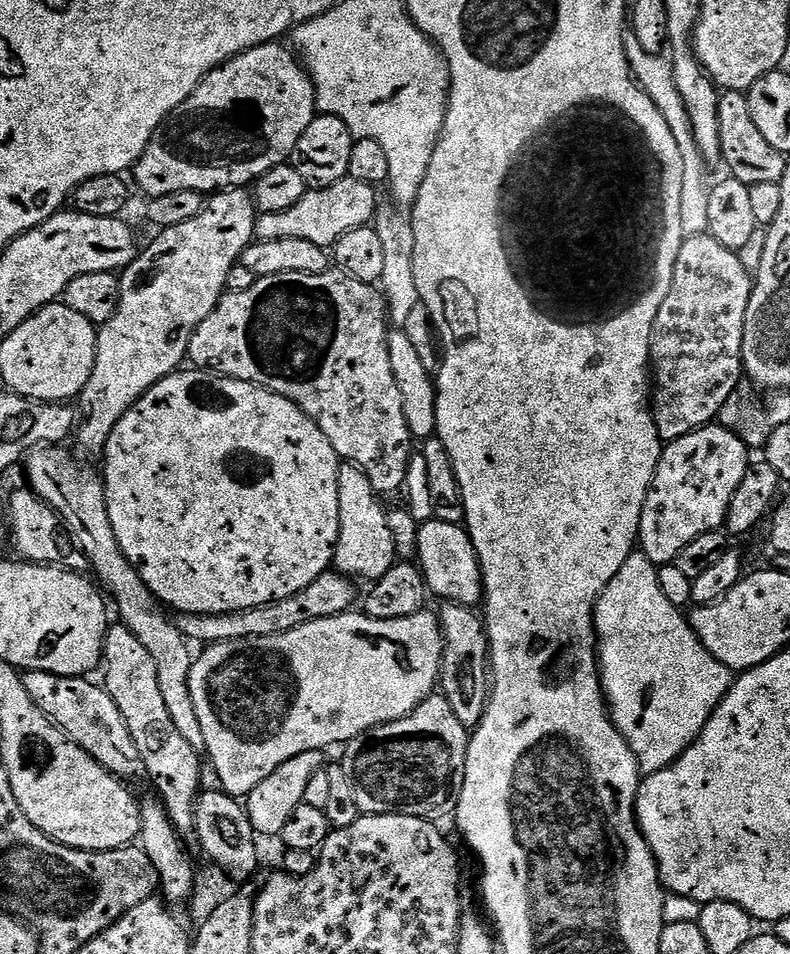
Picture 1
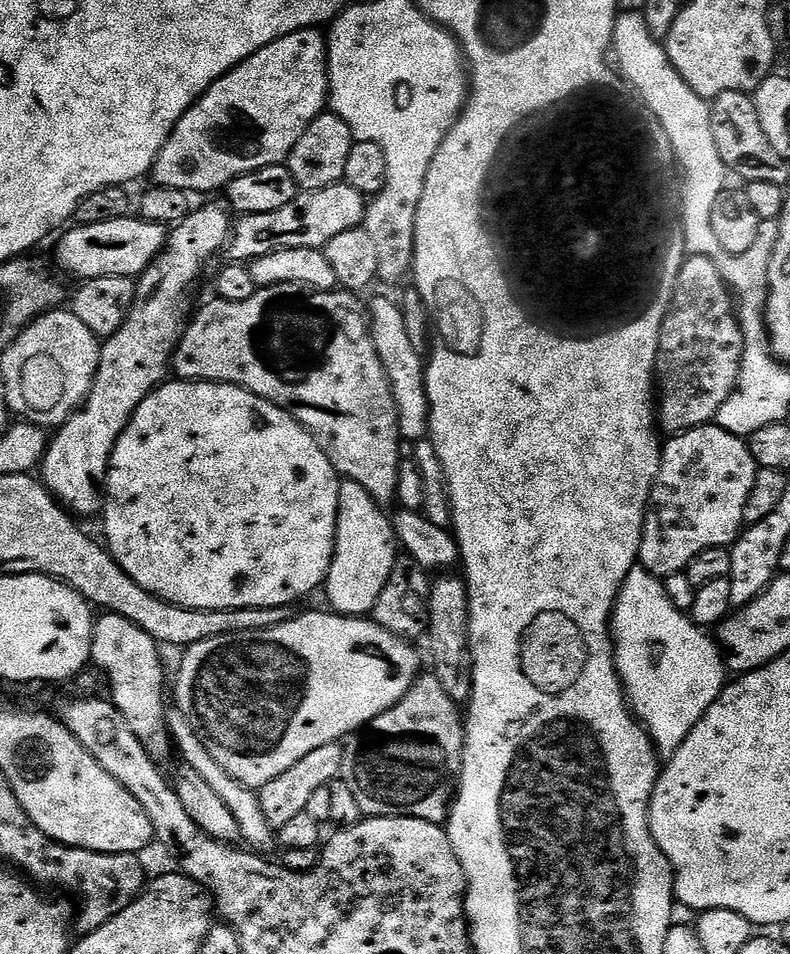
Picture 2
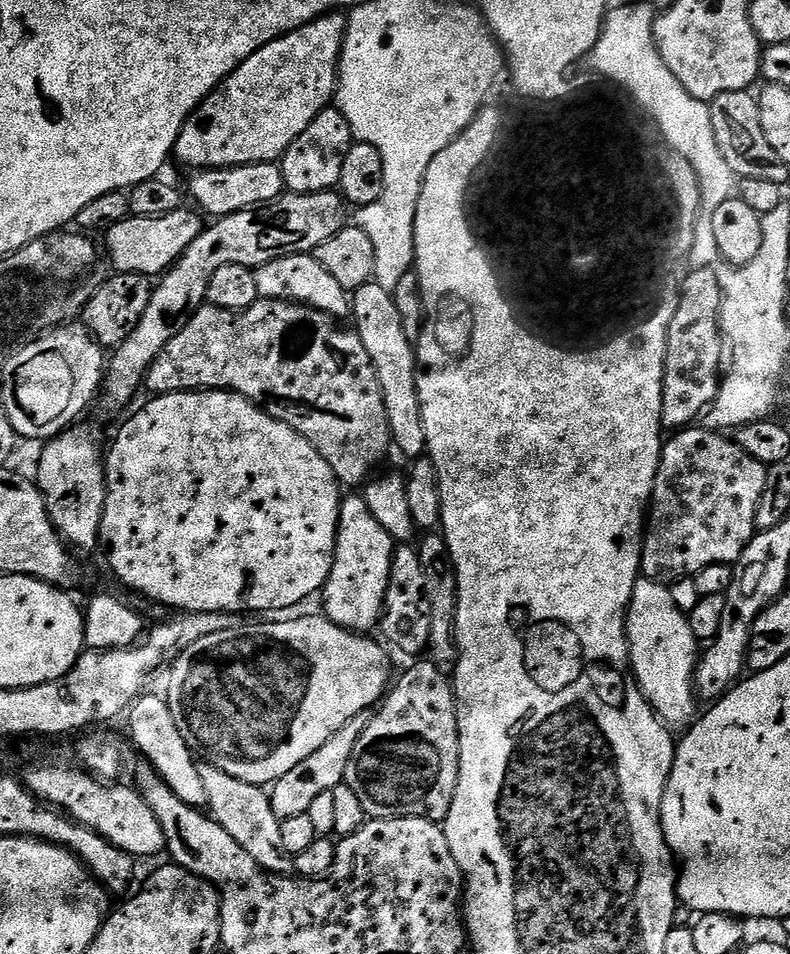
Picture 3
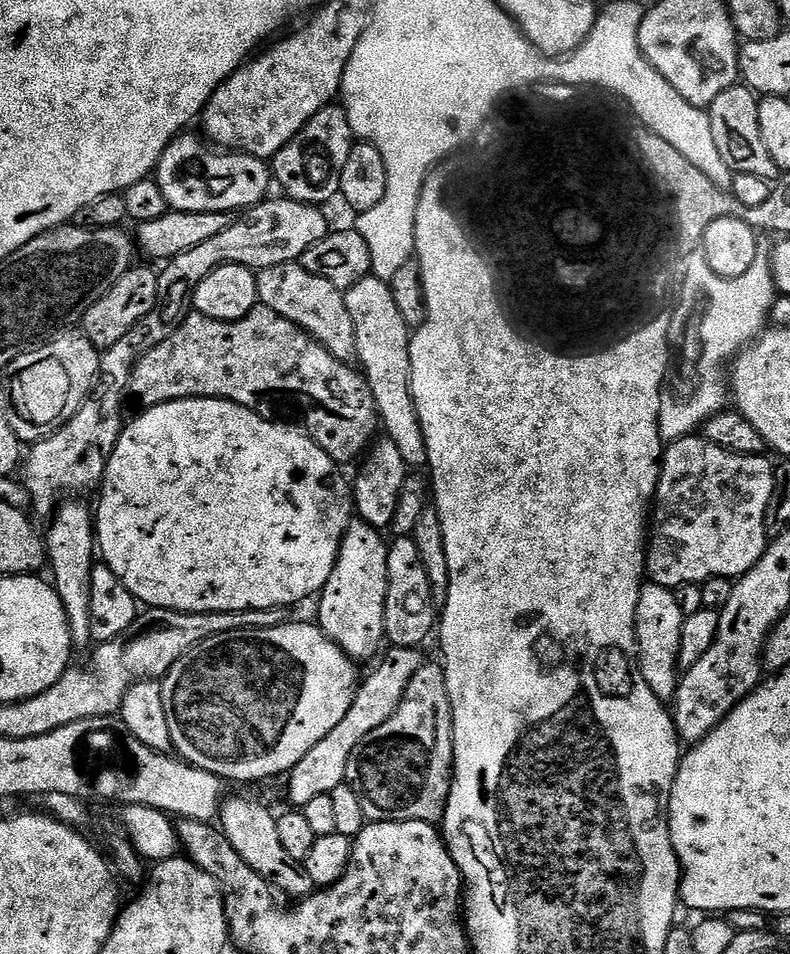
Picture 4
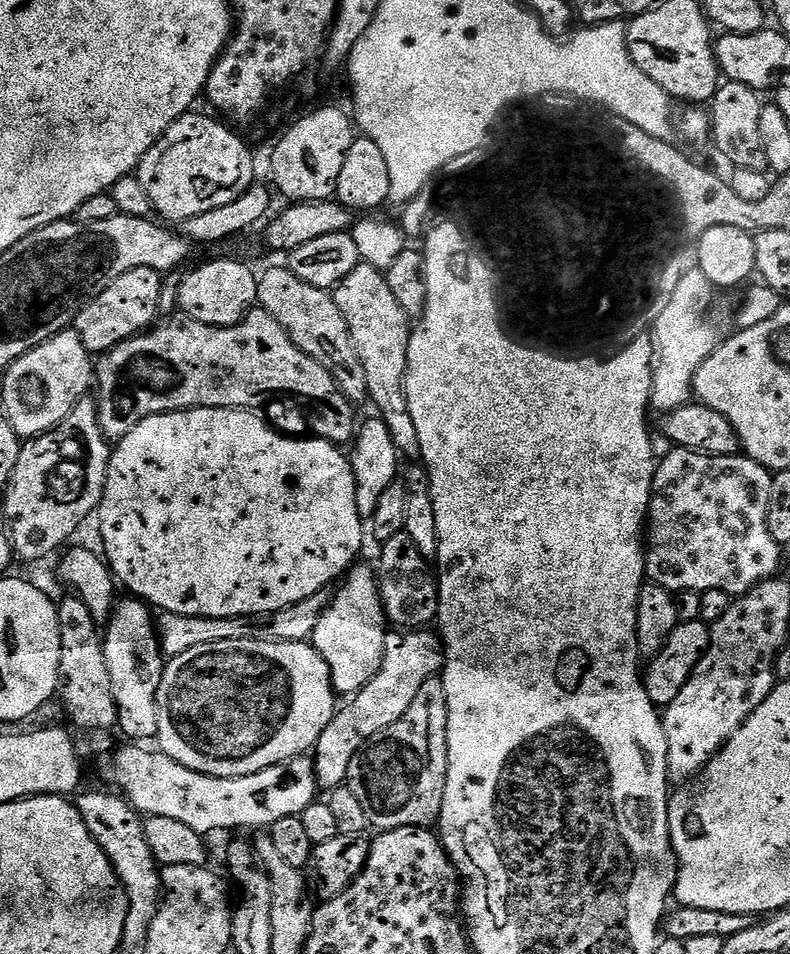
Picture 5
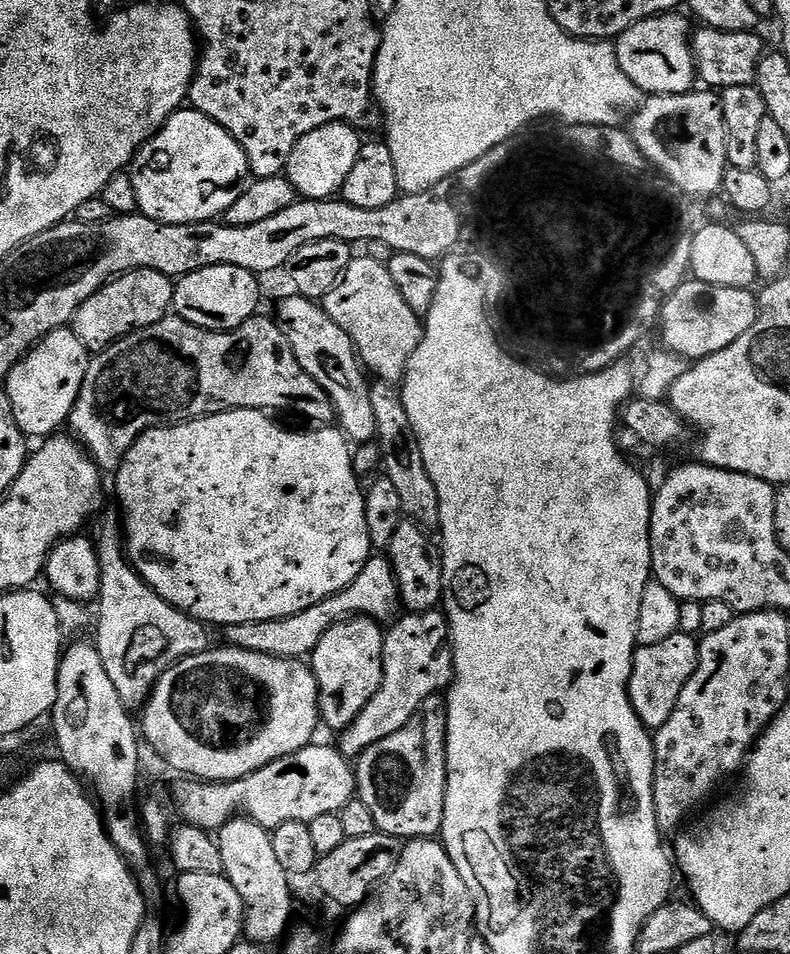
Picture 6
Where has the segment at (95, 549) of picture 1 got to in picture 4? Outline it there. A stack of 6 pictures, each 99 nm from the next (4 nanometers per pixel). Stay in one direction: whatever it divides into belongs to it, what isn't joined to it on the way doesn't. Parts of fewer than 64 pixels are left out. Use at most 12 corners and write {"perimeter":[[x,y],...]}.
{"perimeter":[[228,797],[221,832],[275,891],[315,891],[303,861],[278,840],[274,812]]}

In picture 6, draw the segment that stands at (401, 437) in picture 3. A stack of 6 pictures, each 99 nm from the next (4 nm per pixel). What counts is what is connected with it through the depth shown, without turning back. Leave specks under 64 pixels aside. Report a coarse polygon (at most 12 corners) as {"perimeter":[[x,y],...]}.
{"perimeter":[[357,255],[322,306],[377,381],[424,337],[385,261]]}

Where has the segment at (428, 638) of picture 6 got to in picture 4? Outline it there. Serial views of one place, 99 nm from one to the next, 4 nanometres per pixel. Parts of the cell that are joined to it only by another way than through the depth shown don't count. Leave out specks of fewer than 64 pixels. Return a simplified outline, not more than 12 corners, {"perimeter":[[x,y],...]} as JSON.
{"perimeter":[[392,646],[346,718],[287,773],[293,809],[345,783],[358,742],[398,710],[420,648]]}

